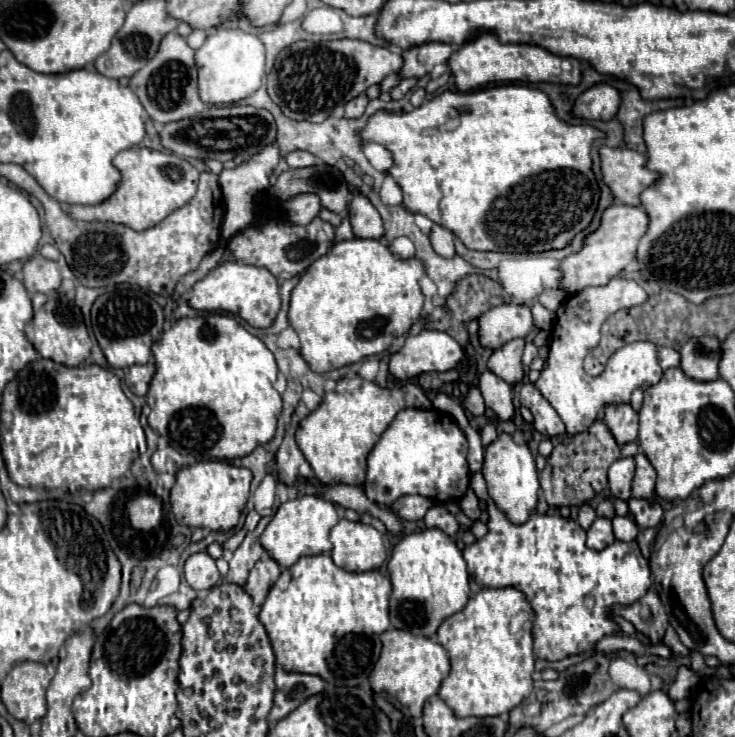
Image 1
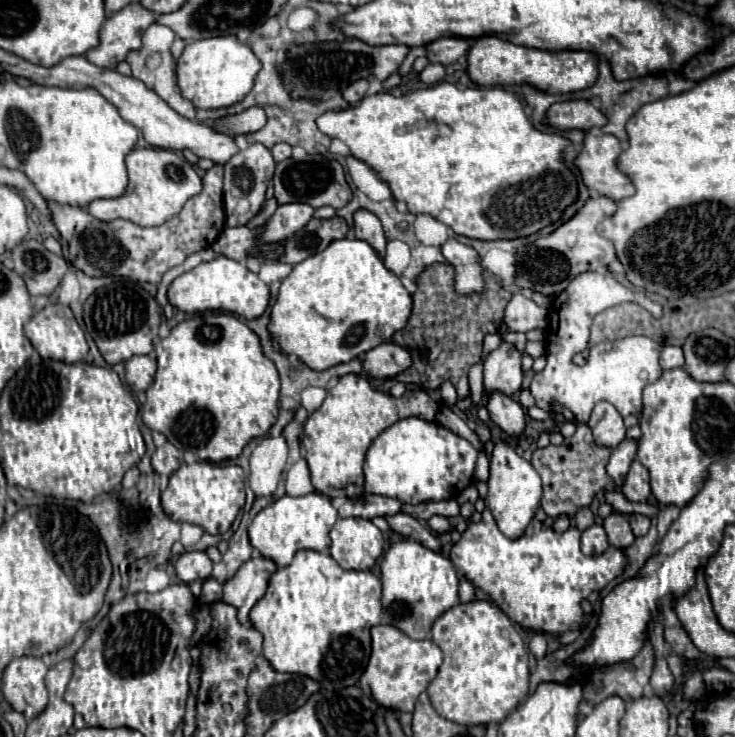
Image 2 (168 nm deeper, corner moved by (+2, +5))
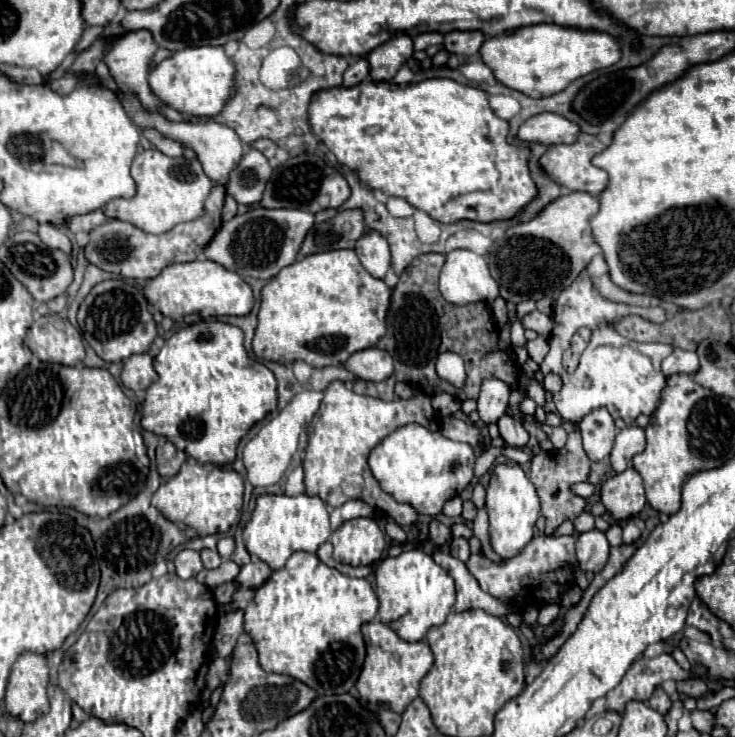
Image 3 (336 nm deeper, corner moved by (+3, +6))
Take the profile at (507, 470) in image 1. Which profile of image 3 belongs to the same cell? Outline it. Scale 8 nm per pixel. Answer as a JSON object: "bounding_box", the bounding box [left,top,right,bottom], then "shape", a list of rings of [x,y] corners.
{"bounding_box":[487,464,539,558],"shape":[[[497,464],[491,470],[491,480],[487,486],[487,512],[489,512],[489,536],[491,546],[501,558],[515,556],[531,538],[535,532],[535,522],[539,518],[539,498],[537,488],[527,478],[525,470],[515,464]]]}

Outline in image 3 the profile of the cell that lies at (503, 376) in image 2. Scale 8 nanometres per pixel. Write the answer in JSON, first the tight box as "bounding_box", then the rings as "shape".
{"bounding_box":[477,378,511,422],"shape":[[[489,378],[481,384],[481,392],[477,398],[477,412],[483,422],[497,422],[509,406],[511,388],[497,378]]]}

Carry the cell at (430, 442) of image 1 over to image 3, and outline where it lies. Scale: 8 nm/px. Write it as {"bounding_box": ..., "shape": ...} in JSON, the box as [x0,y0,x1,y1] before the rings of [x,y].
{"bounding_box":[369,424,475,516],"shape":[[[407,424],[393,430],[369,456],[371,474],[377,478],[381,490],[391,494],[397,502],[411,504],[425,516],[437,516],[447,500],[461,494],[473,478],[473,466],[475,454],[469,444],[453,442],[419,424]]]}

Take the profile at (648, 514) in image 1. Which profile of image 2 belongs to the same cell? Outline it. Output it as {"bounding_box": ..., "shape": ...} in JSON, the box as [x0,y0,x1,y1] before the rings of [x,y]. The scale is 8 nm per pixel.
{"bounding_box":[630,515,650,537],"shape":[[[630,515],[630,527],[636,537],[646,535],[648,527],[650,527],[650,519],[646,515]]]}

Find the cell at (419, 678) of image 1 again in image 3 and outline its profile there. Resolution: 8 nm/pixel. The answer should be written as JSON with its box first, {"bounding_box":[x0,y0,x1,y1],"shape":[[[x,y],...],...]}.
{"bounding_box":[357,620,433,712],"shape":[[[375,620],[363,624],[363,636],[367,644],[367,658],[357,680],[357,690],[361,700],[371,704],[389,706],[393,712],[403,712],[413,698],[419,696],[419,682],[433,668],[433,652],[427,642],[407,642],[397,636],[397,632],[383,622]]]}

